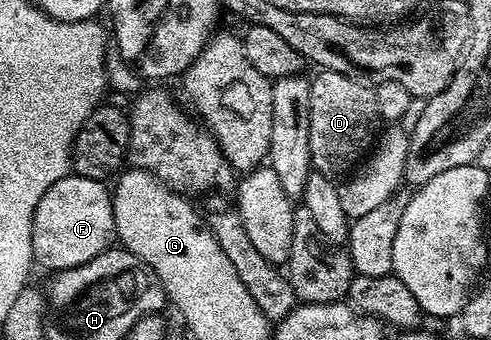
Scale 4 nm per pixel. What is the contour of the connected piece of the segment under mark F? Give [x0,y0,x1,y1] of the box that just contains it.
[31,174,115,273]

